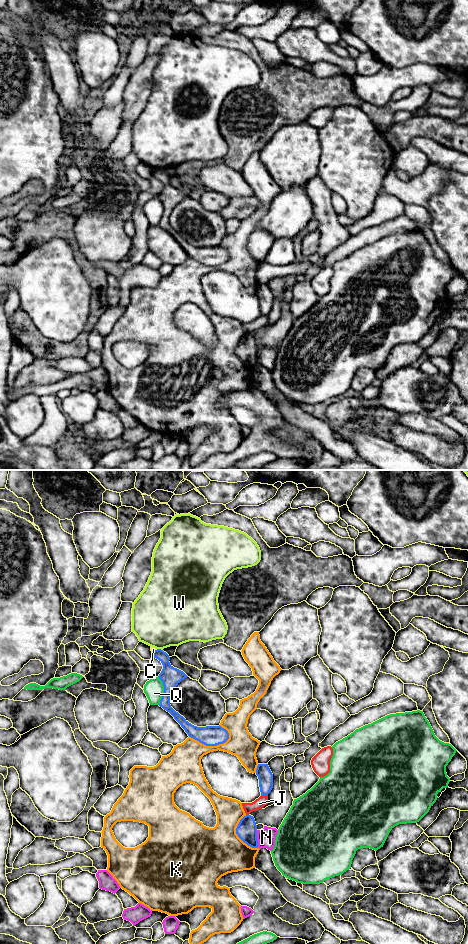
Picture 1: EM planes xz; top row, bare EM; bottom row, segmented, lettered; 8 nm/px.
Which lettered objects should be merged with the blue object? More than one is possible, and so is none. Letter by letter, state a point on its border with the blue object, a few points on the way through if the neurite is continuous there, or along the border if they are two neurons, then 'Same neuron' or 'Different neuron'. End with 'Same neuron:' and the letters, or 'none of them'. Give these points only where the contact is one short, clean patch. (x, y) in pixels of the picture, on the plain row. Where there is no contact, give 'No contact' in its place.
C: Touches blue at xz (153, 172). Boundary: xz (157, 169), (153, 172), (152, 176). Different neuron
J: Touches blue at xz (264, 315). Different neuron
K: Touches blue at xz (211, 265). Different neuron
N: Touches blue at xz (256, 359). Different neuron
Q: Touches blue at xz (164, 210). Different neuron
W: Touches blue at xz (159, 169). Different neuron
Same neuron: none of them

